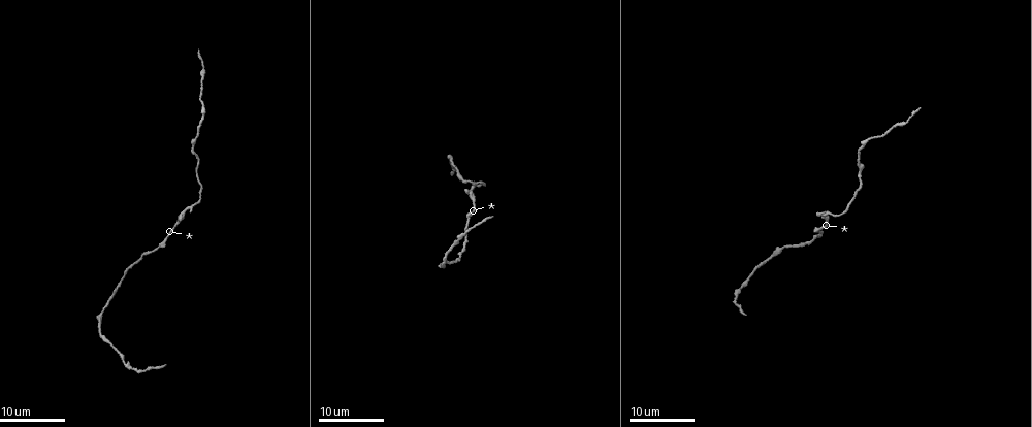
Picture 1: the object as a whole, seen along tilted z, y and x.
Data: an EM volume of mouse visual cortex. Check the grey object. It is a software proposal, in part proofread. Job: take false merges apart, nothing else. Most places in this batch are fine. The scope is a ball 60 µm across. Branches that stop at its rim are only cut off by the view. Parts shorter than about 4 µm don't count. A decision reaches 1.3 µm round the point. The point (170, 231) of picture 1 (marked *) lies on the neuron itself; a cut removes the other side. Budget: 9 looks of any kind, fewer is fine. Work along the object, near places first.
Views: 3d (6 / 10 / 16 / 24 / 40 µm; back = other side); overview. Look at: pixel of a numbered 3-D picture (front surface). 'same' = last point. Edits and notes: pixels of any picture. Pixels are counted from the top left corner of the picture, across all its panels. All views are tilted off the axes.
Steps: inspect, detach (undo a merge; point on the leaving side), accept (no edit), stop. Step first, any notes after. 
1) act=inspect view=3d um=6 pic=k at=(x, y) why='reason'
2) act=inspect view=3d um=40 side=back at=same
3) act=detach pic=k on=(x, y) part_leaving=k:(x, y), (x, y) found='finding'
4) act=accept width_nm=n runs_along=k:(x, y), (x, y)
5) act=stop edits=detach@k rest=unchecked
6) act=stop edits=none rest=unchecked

act=inspect view=3d um=16 pic=1 at=(125, 279) why='narrows sharply'

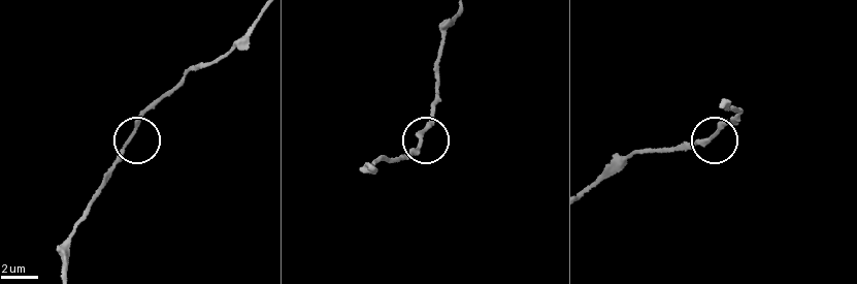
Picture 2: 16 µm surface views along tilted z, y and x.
act=inspect view=3d um=10 pic=2 at=(421, 140) why='zoom in'

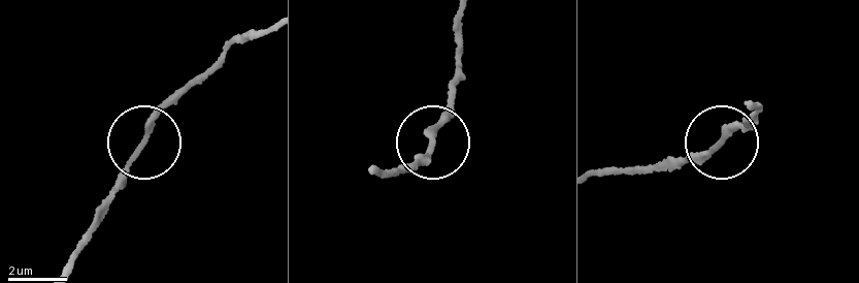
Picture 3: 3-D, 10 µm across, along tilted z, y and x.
act=accept runs_along=3:(460, 20), (447, 103), (416, 171) found='continuous, no second neuron'

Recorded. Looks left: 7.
act=inspect view=3d um=16 pic=1 at=(463, 181) why='sudden change in width'

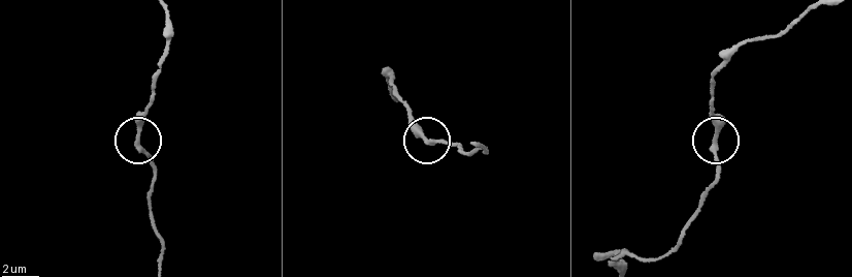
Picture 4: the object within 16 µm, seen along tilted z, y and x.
act=inspect view=3d um=10 pic=4 at=(430, 141) why='closer look'

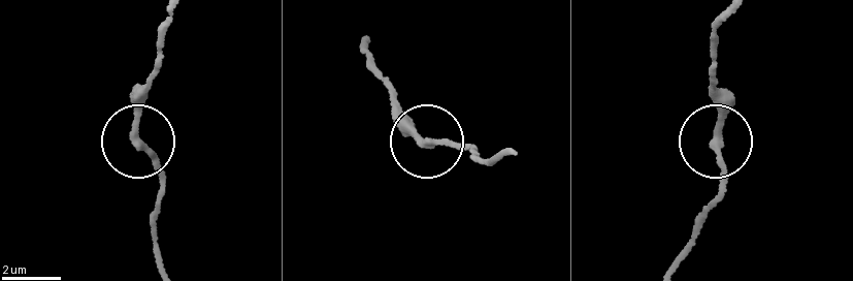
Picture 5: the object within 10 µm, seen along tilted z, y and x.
act=accept runs_along=5:(669, 268), (719, 187), (719, 99), (709, 86) found='one neuron here'

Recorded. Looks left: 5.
act=inspect view=3d um=16 pic=1 at=(781, 246) why='thick turns thin'

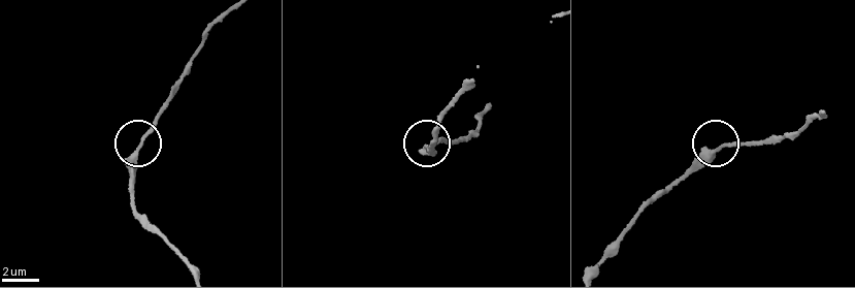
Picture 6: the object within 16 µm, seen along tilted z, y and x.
act=inspect view=3d um=6 pic=6 at=(137, 148)

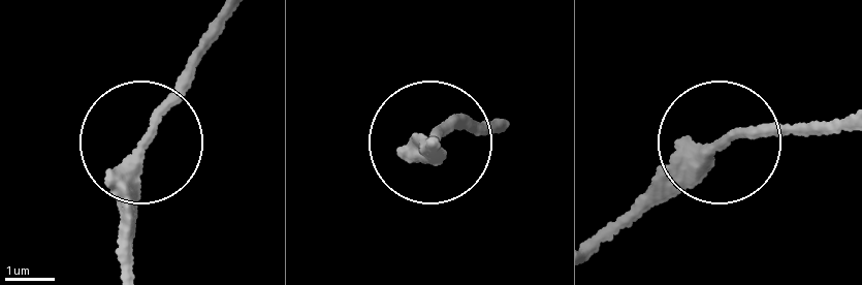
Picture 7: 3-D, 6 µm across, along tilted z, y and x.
act=inspect view=3d um=6 side=back pic=7 at=(145, 146) why='other side'

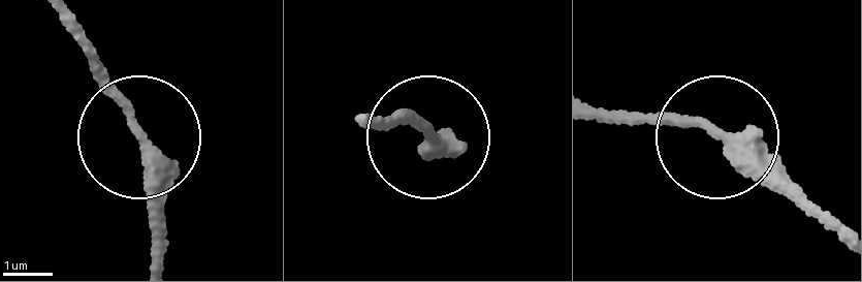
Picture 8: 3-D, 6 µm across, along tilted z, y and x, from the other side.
act=accept runs_along=8:(69, 22), (129, 118), (159, 260) found='continuous, no second neuron'

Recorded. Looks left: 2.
act=inspect view=3d um=16 pic=1 at=(868, 138) why='thick turns thin'

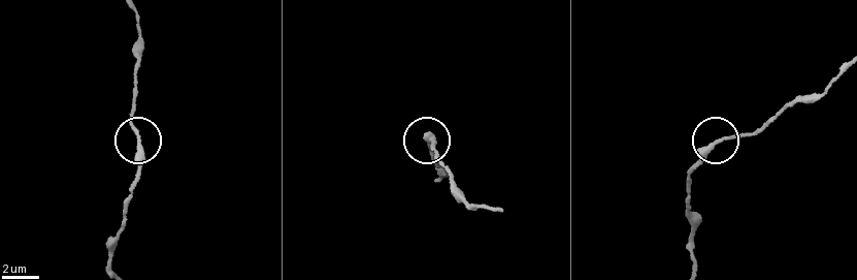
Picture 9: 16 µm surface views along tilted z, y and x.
act=inspect view=3d um=10 pic=9 at=(139, 145) why='closer look'

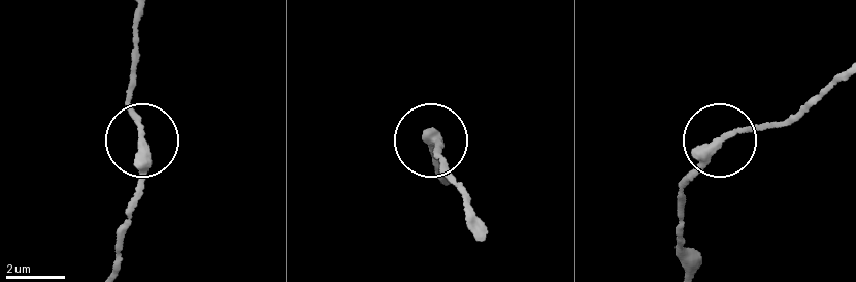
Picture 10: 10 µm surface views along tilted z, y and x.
act=accept runs_along=10:(686, 264), (680, 186), (701, 150), (783, 123) found='continuous, no second neuron'

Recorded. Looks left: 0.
act=stop edits=none rest=unchecked

